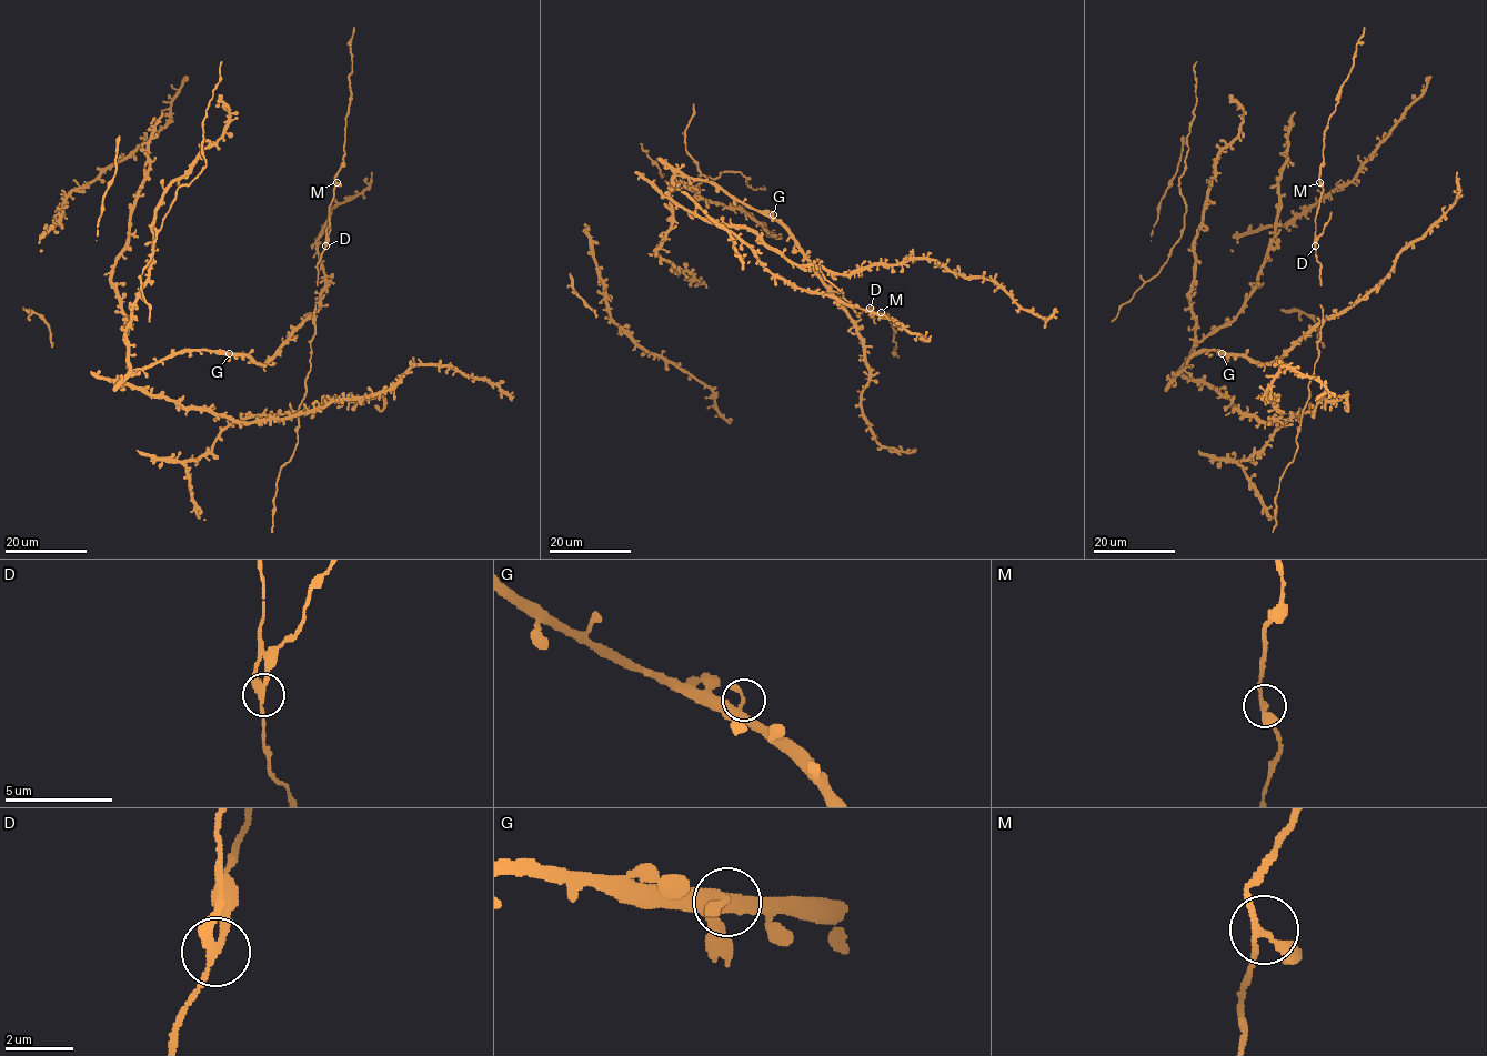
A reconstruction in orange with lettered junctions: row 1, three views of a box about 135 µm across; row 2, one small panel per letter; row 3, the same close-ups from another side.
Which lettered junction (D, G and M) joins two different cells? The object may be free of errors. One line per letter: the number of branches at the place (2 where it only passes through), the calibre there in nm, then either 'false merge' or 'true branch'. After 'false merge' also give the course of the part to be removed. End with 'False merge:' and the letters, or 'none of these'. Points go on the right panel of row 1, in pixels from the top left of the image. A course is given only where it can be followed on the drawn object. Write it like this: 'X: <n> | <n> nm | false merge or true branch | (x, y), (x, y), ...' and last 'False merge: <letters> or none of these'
D: 3 | 220 nm | false merge | (1316, 245), (1316, 239), (1332, 212)
G: 3 | 260 nm | true branch
M: 3 | 180 nm | true branch
False merge: D

